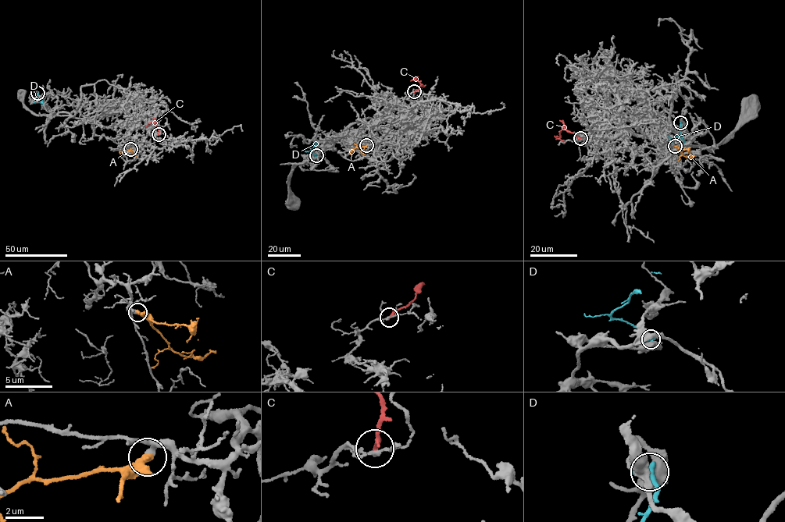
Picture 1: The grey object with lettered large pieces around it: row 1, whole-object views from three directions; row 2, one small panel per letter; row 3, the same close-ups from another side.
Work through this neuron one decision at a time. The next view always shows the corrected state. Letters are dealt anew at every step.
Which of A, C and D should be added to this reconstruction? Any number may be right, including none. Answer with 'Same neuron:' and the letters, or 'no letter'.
Same neuron: A

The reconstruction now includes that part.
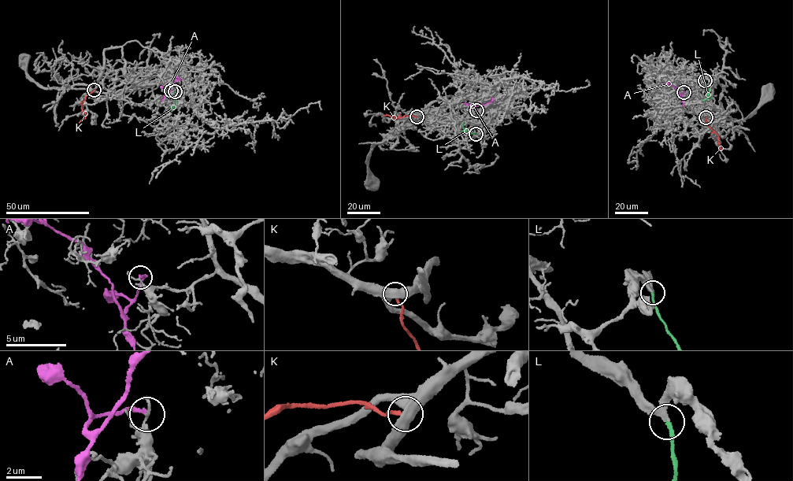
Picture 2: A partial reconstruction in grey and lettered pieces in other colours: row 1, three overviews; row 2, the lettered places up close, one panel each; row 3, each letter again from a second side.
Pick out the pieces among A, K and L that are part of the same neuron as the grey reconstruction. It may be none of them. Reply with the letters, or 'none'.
L

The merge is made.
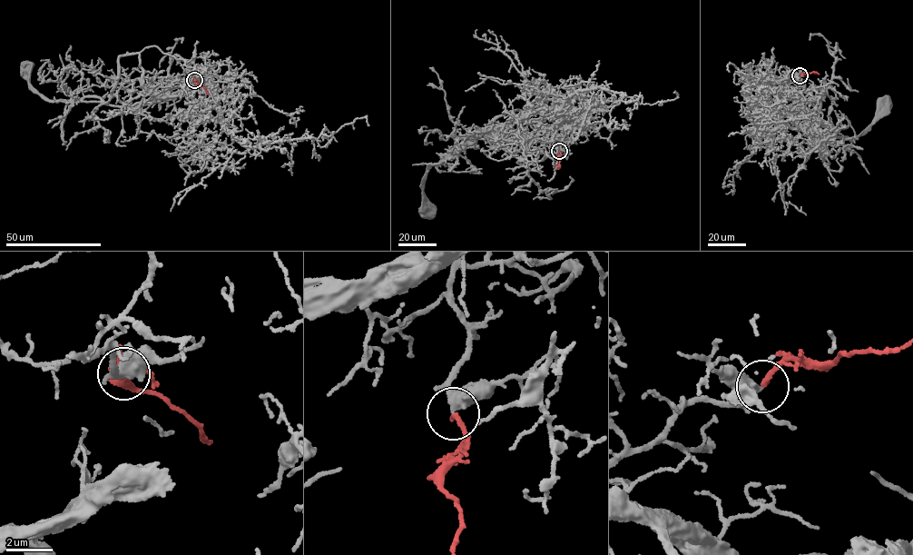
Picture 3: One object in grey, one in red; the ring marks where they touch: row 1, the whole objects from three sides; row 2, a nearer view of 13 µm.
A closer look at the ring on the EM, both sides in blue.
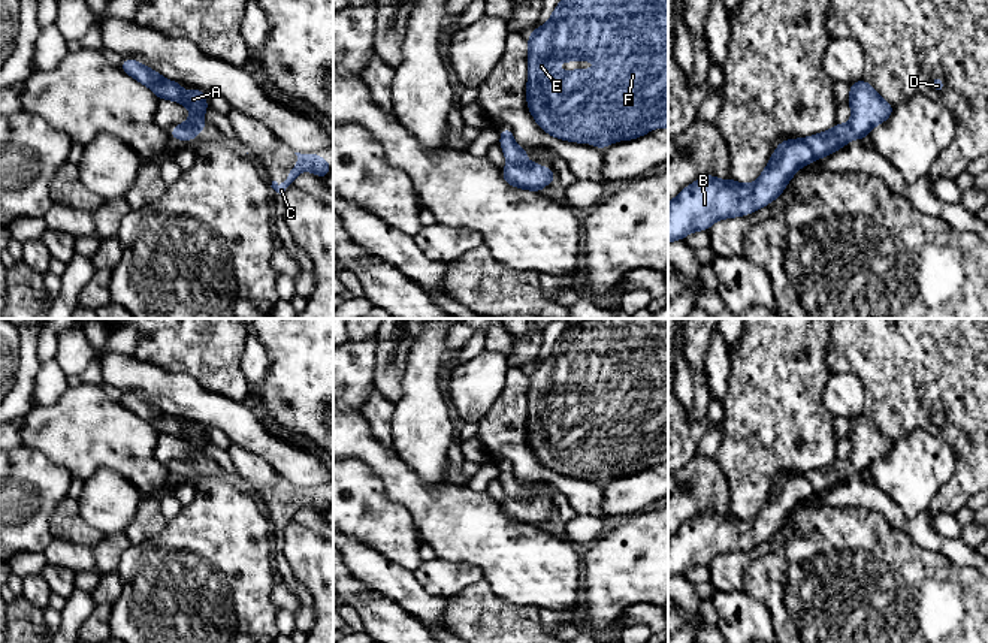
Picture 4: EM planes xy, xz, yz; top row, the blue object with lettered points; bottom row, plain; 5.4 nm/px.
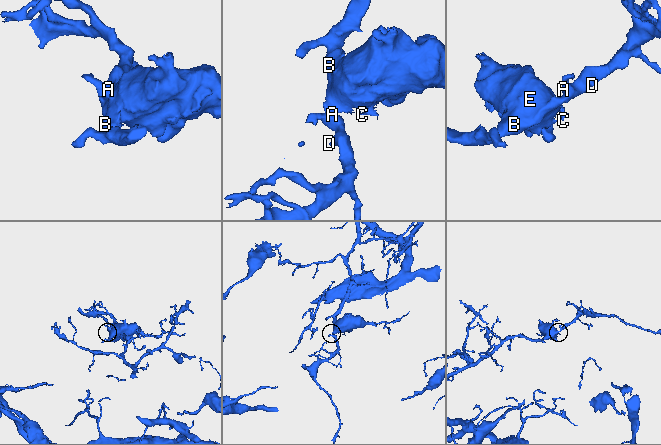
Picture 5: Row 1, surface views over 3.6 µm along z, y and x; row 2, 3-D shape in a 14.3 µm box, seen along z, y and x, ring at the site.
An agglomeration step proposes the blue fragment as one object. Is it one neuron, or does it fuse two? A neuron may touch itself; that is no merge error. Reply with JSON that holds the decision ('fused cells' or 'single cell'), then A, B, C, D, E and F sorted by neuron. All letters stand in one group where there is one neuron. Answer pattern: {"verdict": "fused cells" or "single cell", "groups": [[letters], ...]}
{"verdict": "single cell", "groups": [["A", "B", "C", "D", "E", "F"]]}

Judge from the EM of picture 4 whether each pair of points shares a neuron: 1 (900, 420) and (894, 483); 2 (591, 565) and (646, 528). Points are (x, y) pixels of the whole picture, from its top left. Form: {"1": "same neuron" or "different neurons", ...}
{"1": "different neurons", "2": "same neuron"}

